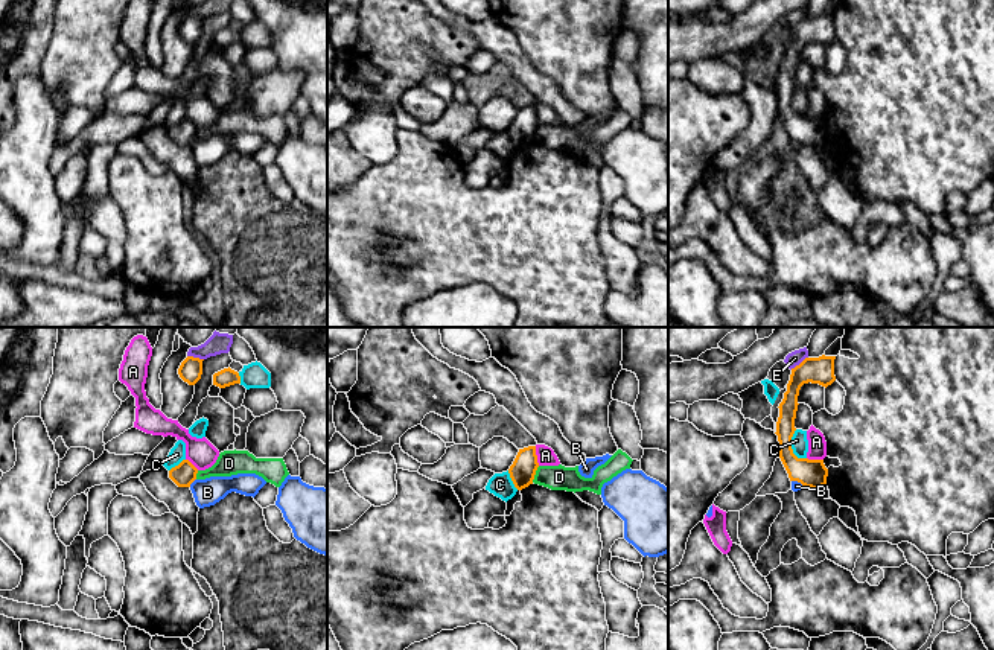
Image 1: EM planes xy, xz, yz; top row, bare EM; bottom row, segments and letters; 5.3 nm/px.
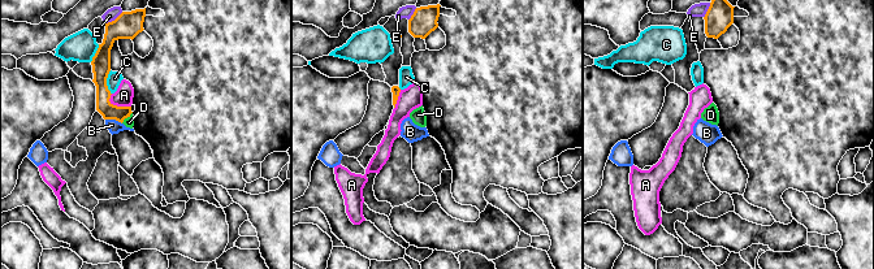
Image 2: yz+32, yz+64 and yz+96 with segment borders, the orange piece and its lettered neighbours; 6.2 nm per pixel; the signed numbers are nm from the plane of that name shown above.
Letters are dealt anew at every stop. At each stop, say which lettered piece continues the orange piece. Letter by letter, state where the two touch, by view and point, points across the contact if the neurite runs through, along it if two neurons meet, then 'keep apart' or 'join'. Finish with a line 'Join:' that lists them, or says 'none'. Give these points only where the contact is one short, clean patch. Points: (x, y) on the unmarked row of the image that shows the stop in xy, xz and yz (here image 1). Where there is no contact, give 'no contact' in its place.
A: xz (536, 114) | along xz (535, 105), (539, 124) | keep apart
B: xy (192, 140) | along xy (195, 137), (189, 145) | keep apart
C: yz (790, 107) | keep apart
D: xz (535, 133) | keep apart
E: yz (799, 23) | along yz (807, 15), (790, 28) | keep apart
Join: none

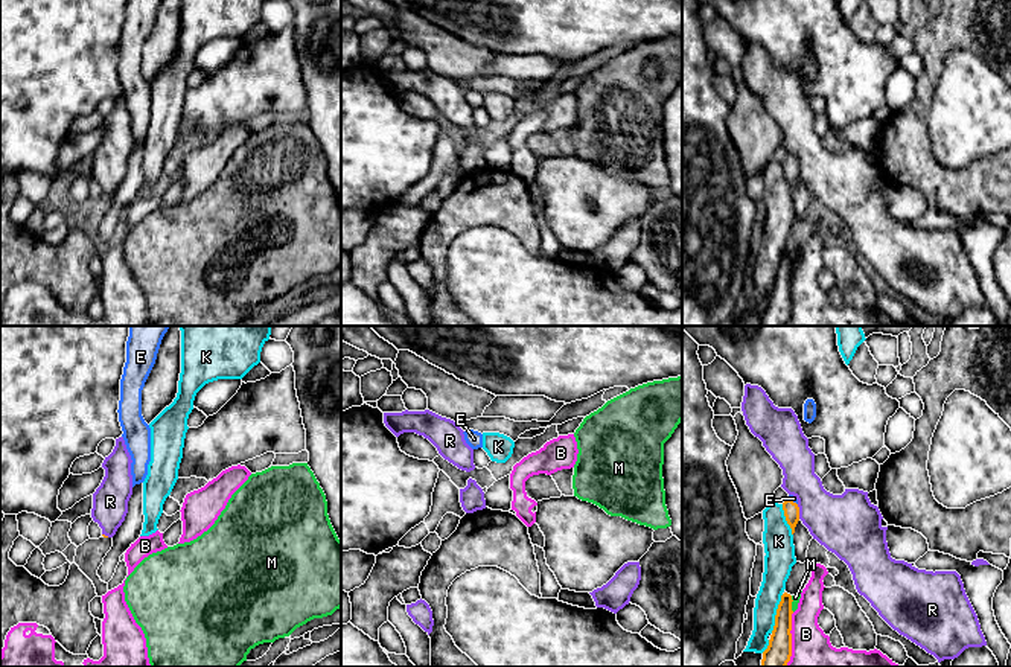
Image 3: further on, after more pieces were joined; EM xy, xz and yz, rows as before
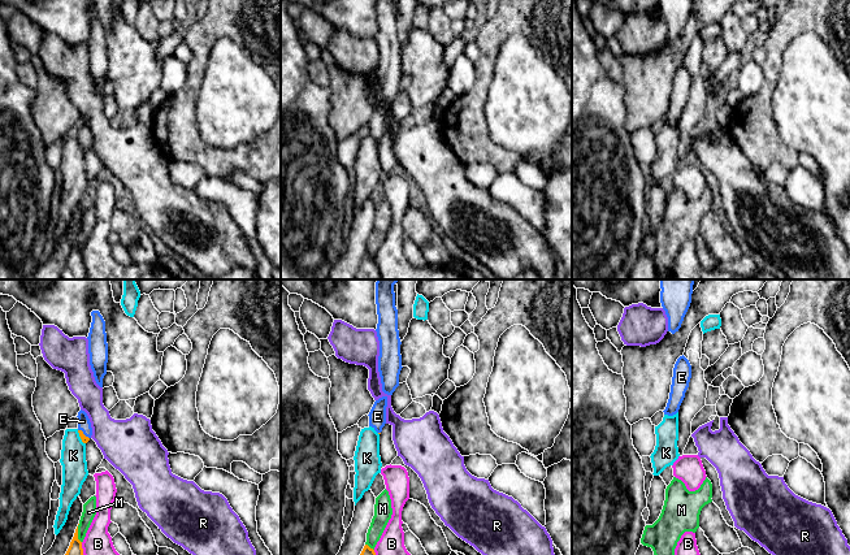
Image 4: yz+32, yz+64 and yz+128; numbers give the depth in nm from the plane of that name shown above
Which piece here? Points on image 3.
B: yz (790, 299) | along yz (794, 271), (790, 319), (784, 325) | keep apart
E: yz (790, 159) | across yz (790, 168), (790, 159), (794, 157) | join
K: yz (777, 273) | keep apart
M: yz (790, 262) | along yz (790, 255), (794, 270) | keep apart
R: yz (798, 171) | along yz (797, 163), (800, 177) | keep apart
Join: E

